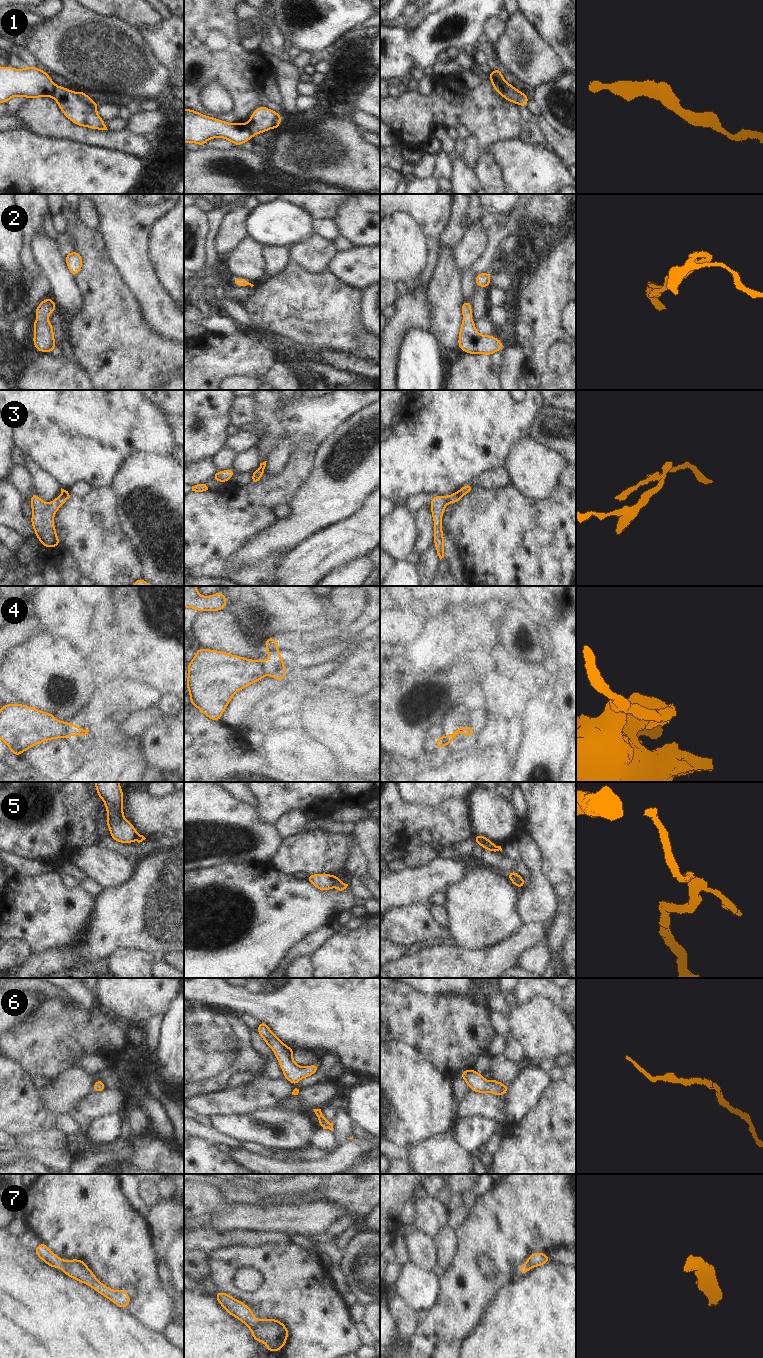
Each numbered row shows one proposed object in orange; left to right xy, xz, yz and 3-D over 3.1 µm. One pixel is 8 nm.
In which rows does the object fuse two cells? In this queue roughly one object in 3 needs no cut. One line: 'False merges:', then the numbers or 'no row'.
False merges: 1, 3, 4, 5

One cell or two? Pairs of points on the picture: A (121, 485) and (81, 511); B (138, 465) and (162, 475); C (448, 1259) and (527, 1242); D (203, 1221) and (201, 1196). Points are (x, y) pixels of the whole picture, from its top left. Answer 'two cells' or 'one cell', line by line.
A: two cells
B: one cell
C: two cells
D: two cells

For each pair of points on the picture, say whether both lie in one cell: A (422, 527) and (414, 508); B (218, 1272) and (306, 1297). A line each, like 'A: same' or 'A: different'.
A: different
B: same

